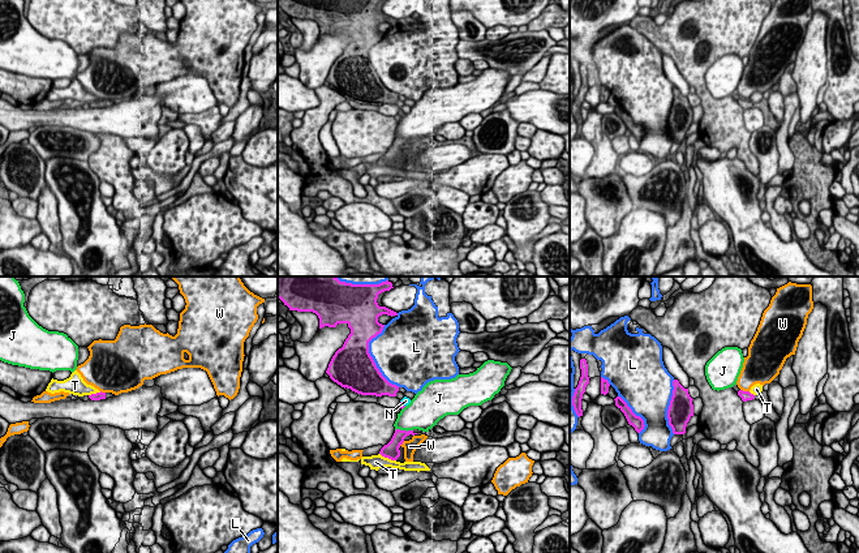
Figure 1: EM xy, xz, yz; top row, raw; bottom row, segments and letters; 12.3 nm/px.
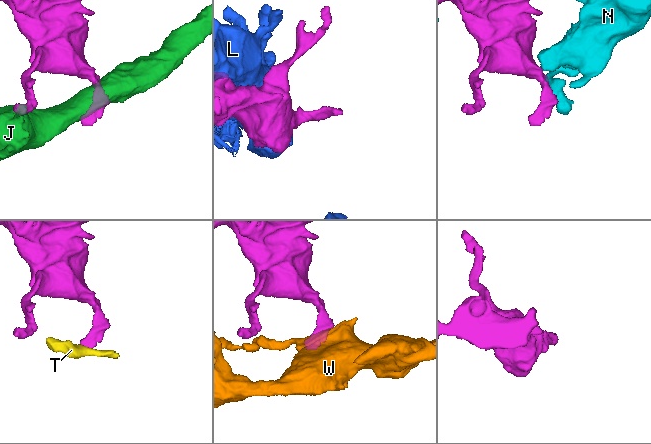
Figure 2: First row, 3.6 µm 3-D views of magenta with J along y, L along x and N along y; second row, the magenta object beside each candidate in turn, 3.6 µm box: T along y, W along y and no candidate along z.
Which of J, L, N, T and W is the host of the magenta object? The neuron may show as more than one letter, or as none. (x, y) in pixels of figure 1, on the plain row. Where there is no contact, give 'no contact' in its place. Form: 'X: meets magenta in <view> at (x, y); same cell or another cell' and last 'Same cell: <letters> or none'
J: meets magenta in xz at (403, 138); another cell
L: meets magenta in xz at (372, 65); another cell
N: meets magenta in xz at (402, 111); another cell
T: meets magenta in xz at (387, 164); another cell
W: meets magenta in yz at (744, 99); another cell
Same cell: none

